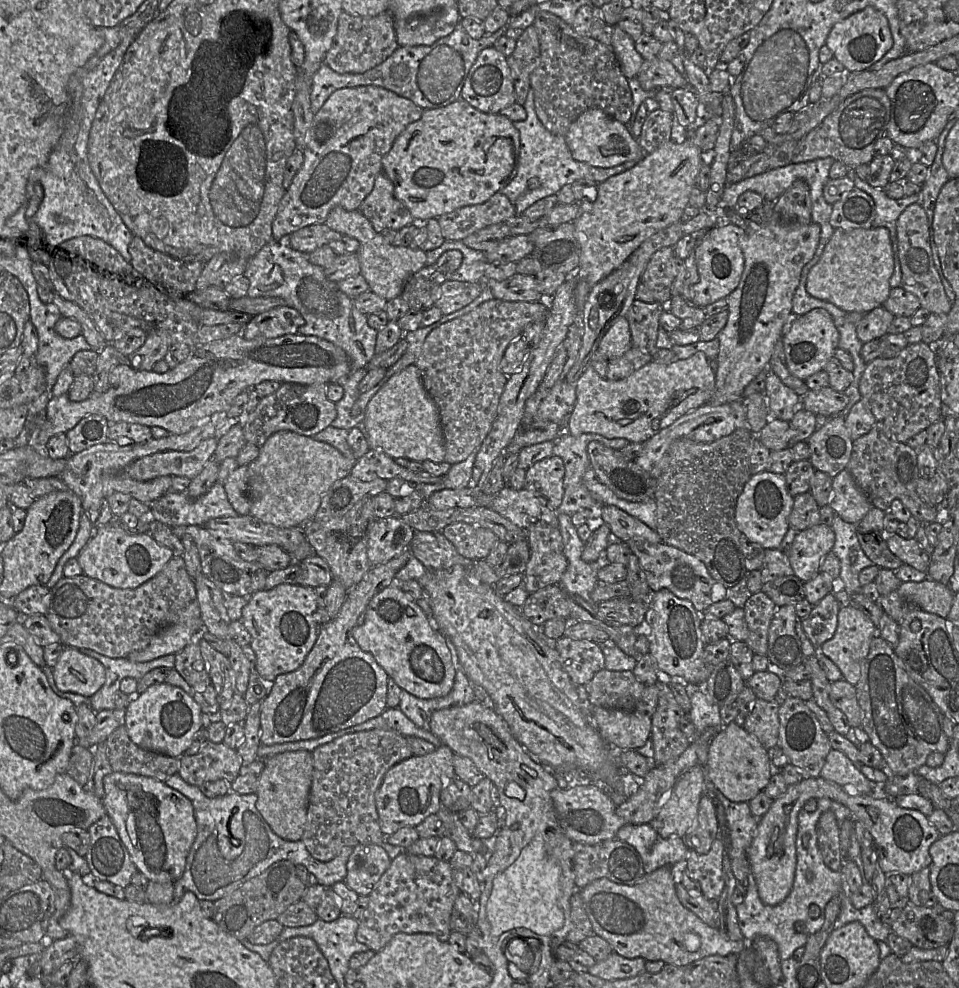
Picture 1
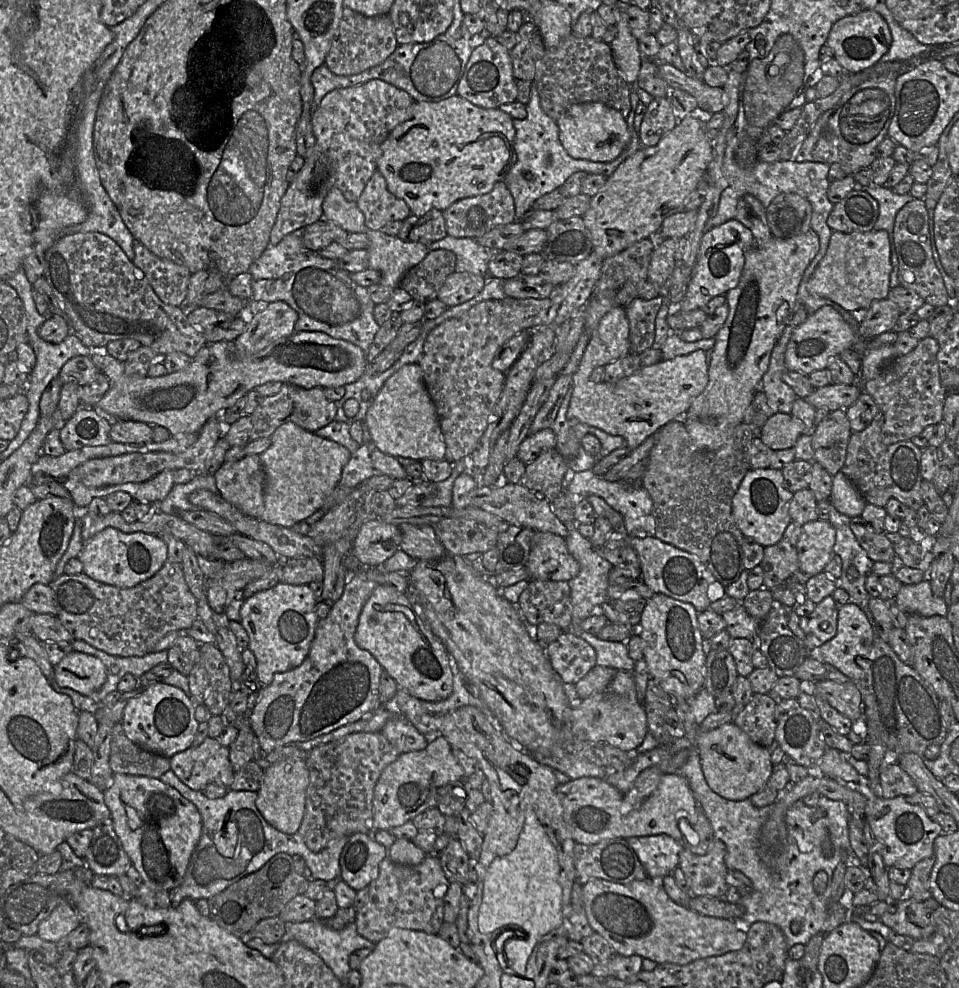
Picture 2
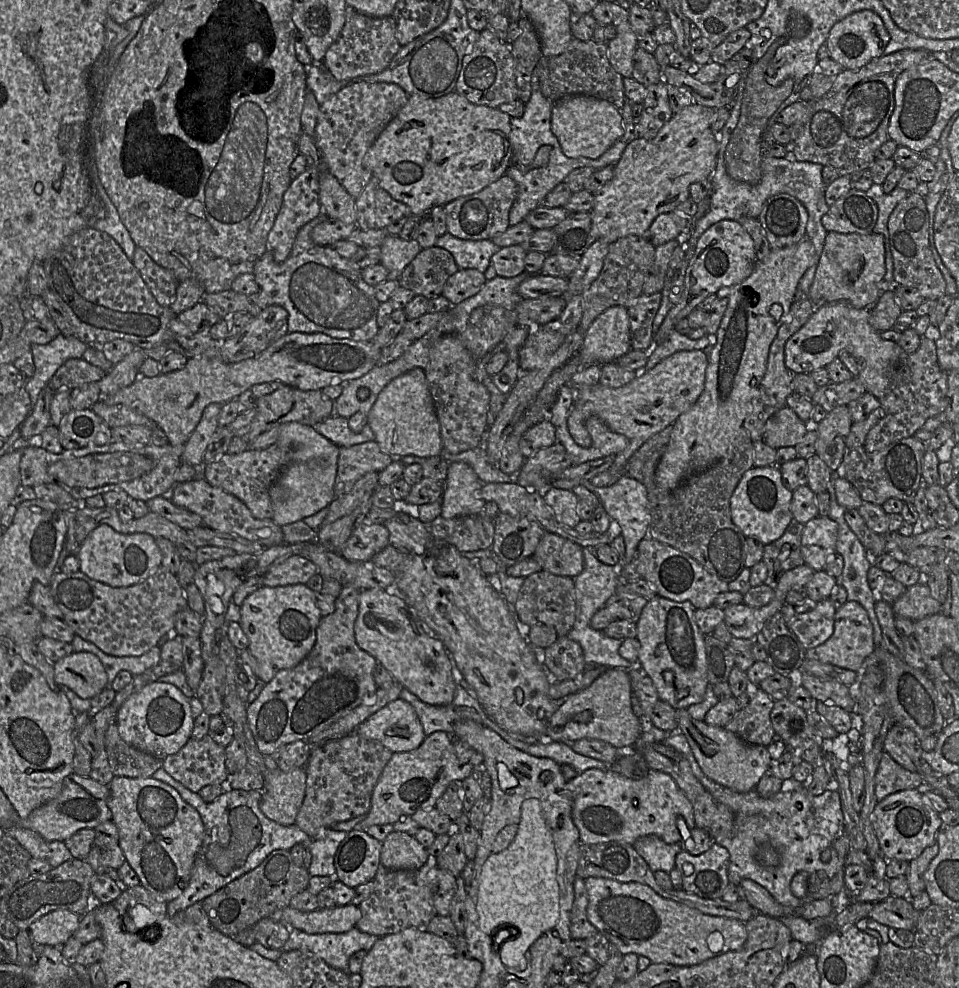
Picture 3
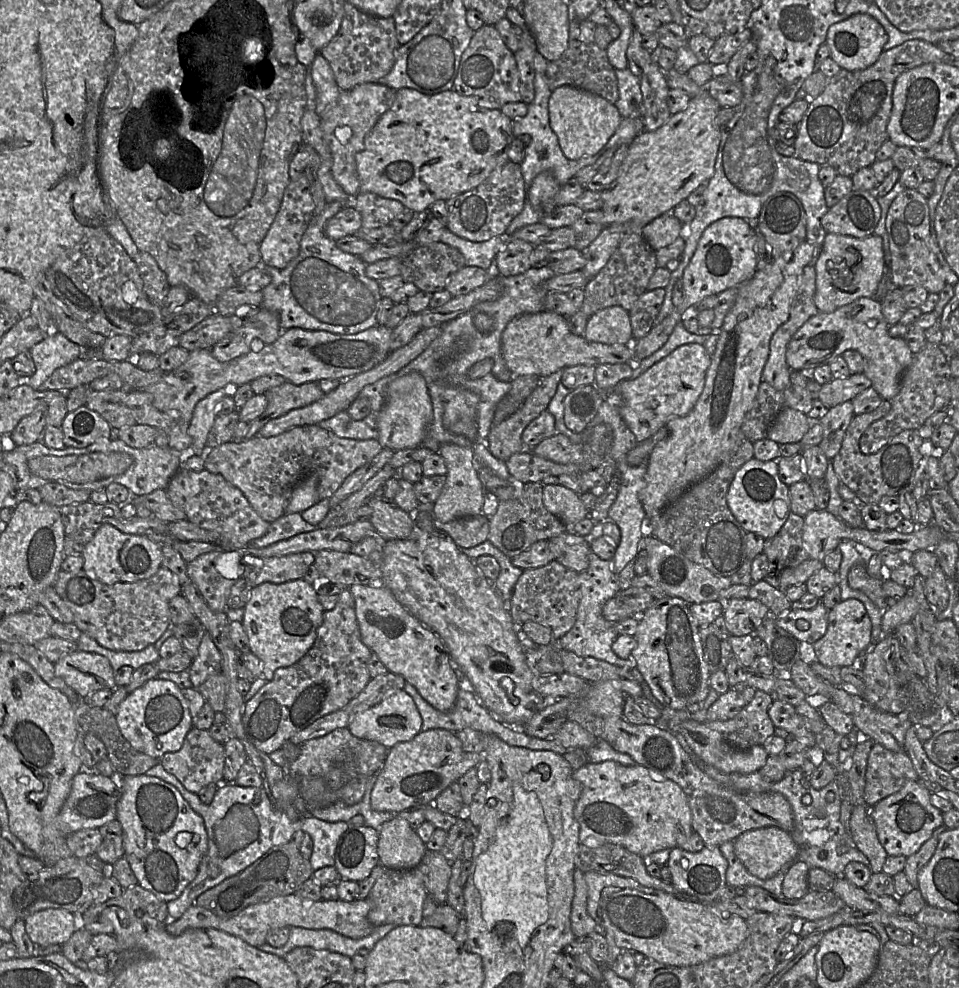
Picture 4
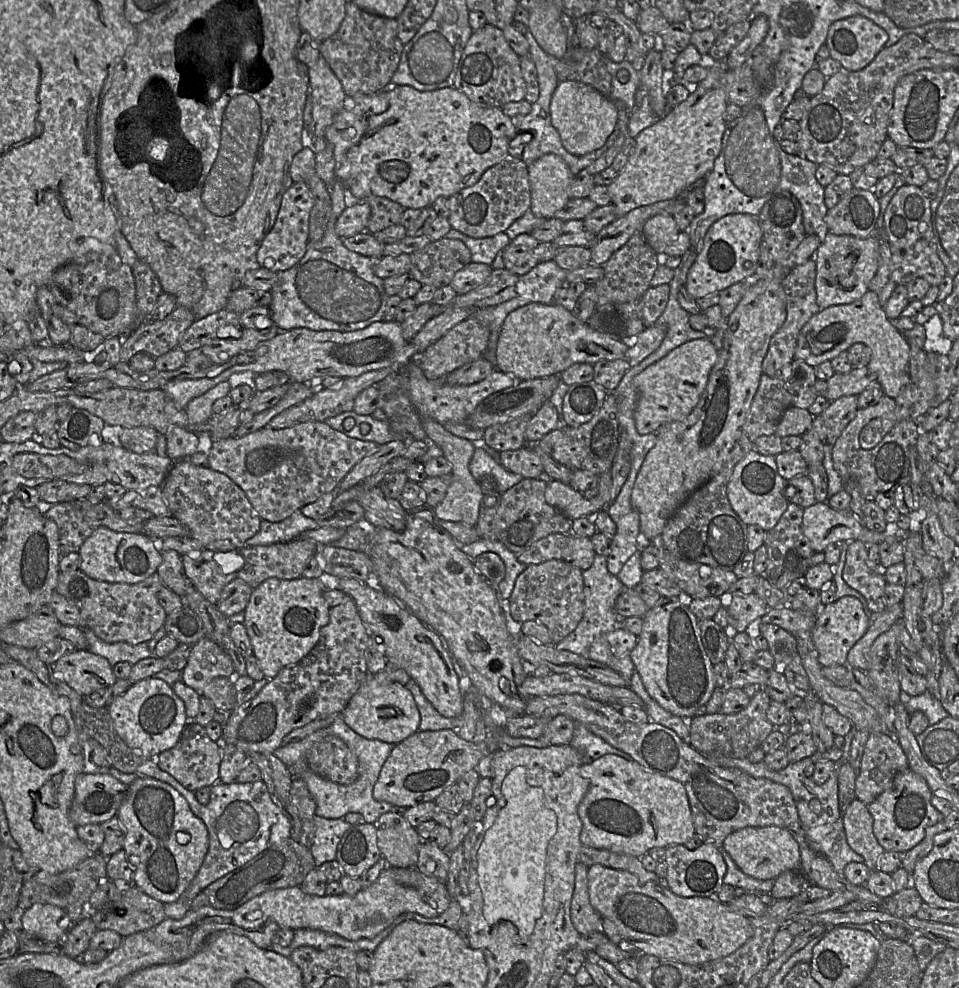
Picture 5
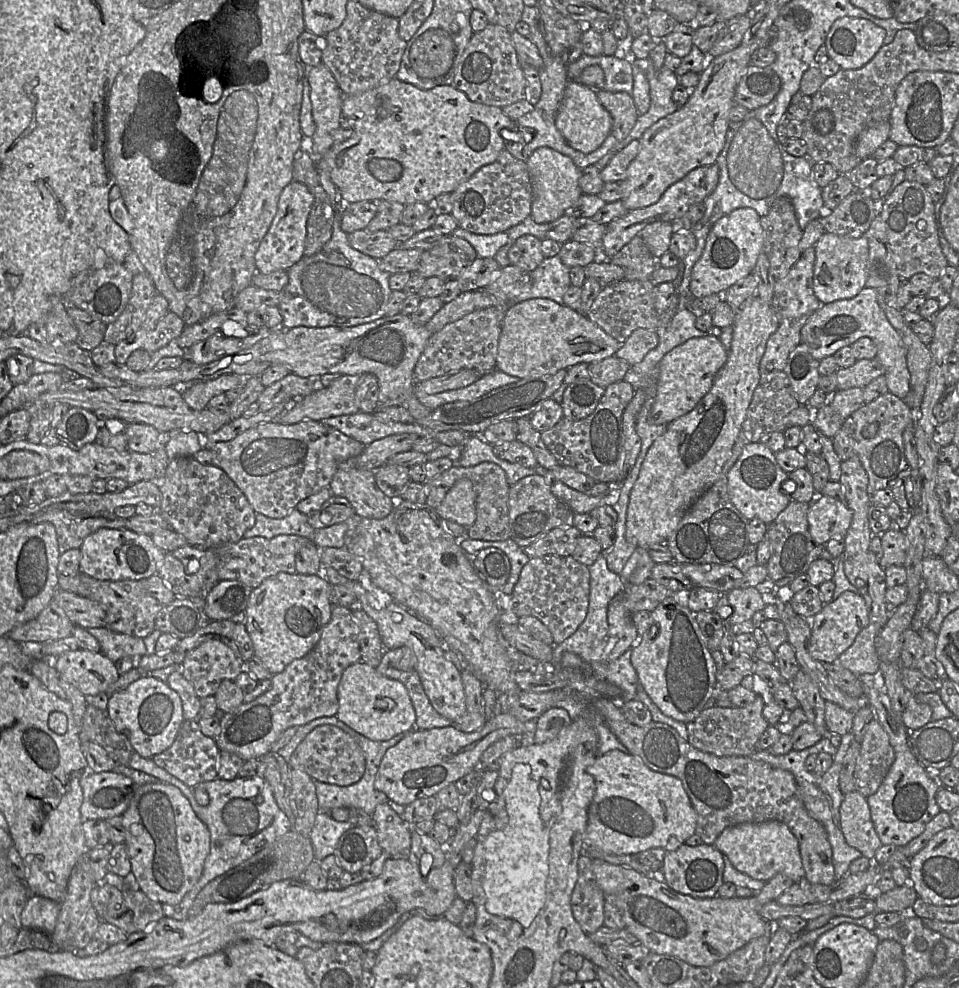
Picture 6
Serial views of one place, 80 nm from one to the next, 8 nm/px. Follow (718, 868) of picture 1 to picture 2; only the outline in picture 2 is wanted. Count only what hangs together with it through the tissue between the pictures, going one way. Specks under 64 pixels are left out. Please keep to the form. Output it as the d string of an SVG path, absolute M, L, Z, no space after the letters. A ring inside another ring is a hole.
M718 839L704 855L684 849L680 852L678 868L682 870L692 896L724 898L729 887L725 855L726 846Z

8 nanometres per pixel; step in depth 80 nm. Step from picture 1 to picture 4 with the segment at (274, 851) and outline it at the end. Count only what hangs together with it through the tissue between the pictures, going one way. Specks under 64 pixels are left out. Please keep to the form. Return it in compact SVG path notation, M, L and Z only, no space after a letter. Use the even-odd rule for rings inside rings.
M159 762L150 768L146 775L157 777L173 785L191 808L202 817L208 837L208 849L199 864L196 877L177 899L166 903L170 920L178 920L190 906L194 905L200 894L240 873L272 847L290 842L297 830L304 831L312 838L313 849L309 861L314 871L326 866L334 866L338 841L349 829L347 822L327 822L314 818L310 814L302 815L298 819L289 819L286 813L274 806L263 787L241 787L234 782L224 781L217 785L212 802L205 805L197 794L185 789Z

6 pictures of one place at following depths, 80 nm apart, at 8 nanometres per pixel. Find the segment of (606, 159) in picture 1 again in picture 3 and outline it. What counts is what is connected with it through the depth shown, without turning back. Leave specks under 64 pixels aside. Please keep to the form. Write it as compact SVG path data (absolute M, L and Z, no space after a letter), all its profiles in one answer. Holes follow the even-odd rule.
M568 95L553 103L551 130L569 158L602 156L624 133L621 110L610 102L586 95Z

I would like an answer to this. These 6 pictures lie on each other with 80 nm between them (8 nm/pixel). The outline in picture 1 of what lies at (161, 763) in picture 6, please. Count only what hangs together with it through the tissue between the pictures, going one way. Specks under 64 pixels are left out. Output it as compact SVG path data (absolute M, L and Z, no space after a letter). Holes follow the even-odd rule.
M208 741L197 754L179 758L178 775L190 785L223 781L230 785L240 774L243 762L236 749Z

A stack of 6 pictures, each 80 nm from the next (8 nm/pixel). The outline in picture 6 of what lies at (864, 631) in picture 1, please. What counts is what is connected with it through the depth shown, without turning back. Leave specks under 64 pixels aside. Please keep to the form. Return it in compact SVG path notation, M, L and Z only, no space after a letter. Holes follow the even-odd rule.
M845 591L824 605L811 620L811 656L822 663L836 662L854 642L857 634L870 624L866 602L857 592Z

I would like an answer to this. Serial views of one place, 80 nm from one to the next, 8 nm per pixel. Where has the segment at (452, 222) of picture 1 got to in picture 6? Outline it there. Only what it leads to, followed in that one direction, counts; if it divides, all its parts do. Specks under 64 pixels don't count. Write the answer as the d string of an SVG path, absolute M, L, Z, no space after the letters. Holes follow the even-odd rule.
M503 149L494 162L478 169L451 196L451 214L459 227L475 234L506 232L530 215L532 185L527 164Z

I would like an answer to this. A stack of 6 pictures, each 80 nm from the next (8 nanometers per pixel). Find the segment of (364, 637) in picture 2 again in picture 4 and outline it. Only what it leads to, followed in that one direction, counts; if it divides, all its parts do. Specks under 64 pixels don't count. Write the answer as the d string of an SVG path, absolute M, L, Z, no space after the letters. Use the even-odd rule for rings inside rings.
M356 584L349 590L355 601L362 642L378 656L389 672L401 675L432 707L441 712L451 711L456 703L459 682L441 639L423 628L418 618L386 587Z

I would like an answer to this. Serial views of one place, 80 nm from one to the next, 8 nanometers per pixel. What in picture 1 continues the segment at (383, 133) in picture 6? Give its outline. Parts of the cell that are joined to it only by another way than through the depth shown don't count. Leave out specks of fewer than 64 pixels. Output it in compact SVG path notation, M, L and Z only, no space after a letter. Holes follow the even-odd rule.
M462 98L451 104L433 109L424 109L421 118L410 123L403 132L395 139L392 147L382 158L382 171L390 178L394 185L394 195L410 211L415 221L423 221L439 217L443 214L452 212L458 208L481 204L487 201L496 192L503 189L516 175L520 159L520 134L513 122L500 113L485 113L473 106Z

